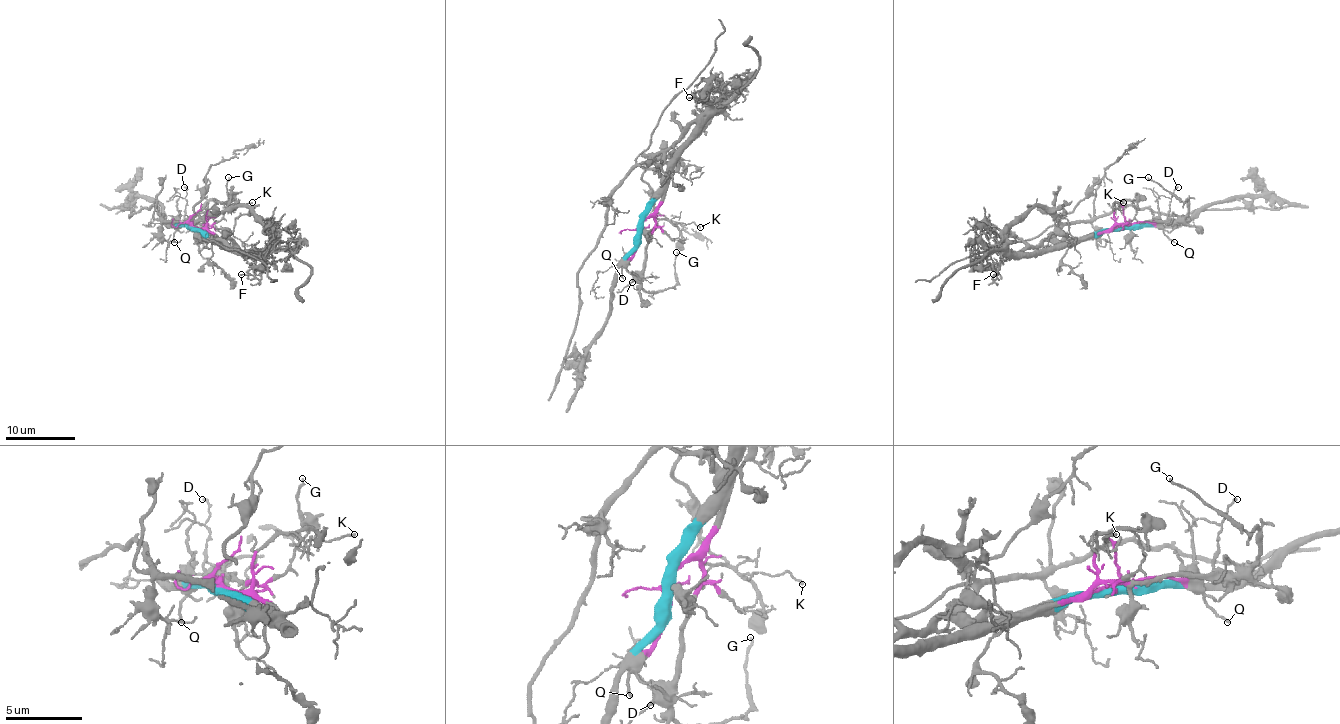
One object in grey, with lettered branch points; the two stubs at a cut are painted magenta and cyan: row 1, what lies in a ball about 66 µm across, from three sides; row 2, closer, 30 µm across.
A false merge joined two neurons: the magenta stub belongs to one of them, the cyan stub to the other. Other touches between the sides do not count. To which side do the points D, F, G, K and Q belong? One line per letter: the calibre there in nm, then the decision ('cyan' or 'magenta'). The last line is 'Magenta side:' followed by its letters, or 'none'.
D: calibre 140 nm; magenta
F: calibre 140 nm; cyan
G: calibre 130 nm; magenta
K: calibre 110 nm; magenta
Q: calibre 140 nm; magenta
Magenta side: D, G, K, Q

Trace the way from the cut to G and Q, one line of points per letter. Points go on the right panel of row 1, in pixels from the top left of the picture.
G: (1124, 226), (1148, 222), (1169, 233), (1186, 214), (1186, 200), (1183, 203), (1148, 178)
Q: (1124, 226), (1153, 222), (1174, 242)

